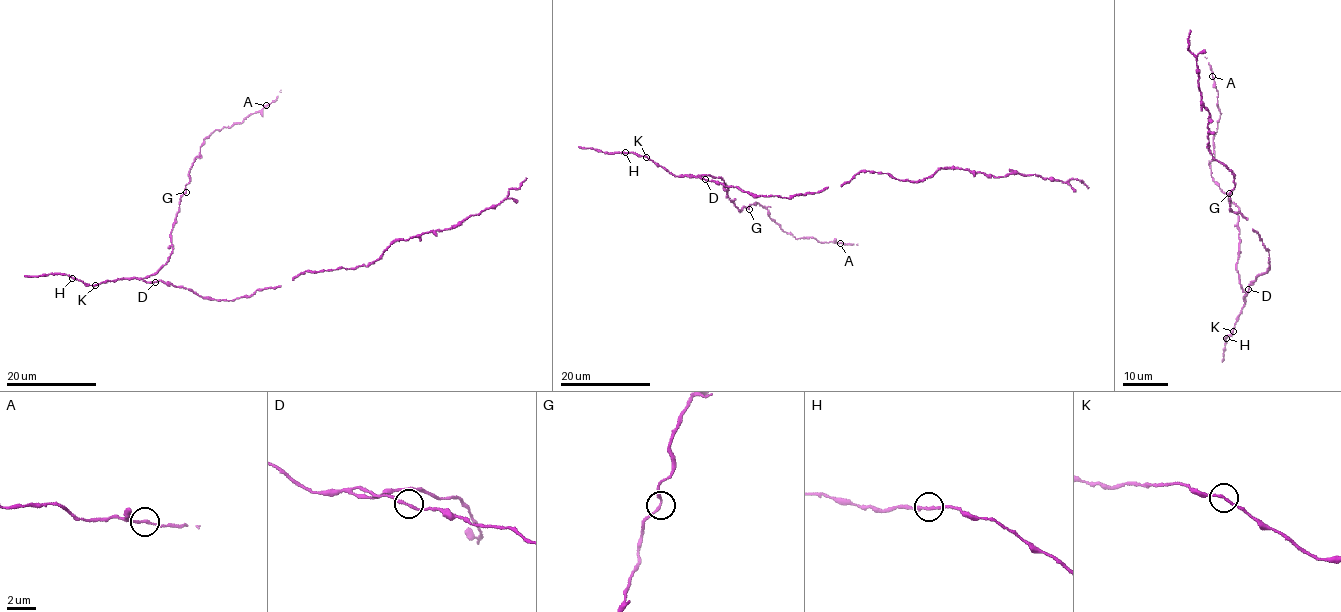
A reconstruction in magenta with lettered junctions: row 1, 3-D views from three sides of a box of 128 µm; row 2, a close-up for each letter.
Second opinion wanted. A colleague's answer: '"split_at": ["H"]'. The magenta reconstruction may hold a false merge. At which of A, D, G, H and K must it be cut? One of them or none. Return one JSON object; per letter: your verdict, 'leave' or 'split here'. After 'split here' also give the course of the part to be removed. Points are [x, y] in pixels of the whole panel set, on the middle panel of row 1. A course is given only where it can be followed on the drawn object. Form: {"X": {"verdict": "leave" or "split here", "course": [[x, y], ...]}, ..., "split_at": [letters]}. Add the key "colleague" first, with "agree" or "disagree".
{"colleague": "disagree", "A": {"verdict": "leave"}, "D": {"verdict": "leave"}, "G": {"verdict": "leave"}, "H": {"verdict": "leave"}, "K": {"verdict": "leave"}, "split_at": []}

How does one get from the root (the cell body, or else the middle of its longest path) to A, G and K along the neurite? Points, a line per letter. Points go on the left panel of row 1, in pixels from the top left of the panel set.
A: (218, 300), (143, 279), (170, 256), (170, 232), (203, 139), (266, 105)
G: (218, 300), (203, 299), (164, 281), (143, 279), (156, 274), (170, 256), (170, 232), (180, 199), (186, 192)
K: (218, 300), (203, 299), (187, 289), (164, 281), (121, 279), (95, 285)

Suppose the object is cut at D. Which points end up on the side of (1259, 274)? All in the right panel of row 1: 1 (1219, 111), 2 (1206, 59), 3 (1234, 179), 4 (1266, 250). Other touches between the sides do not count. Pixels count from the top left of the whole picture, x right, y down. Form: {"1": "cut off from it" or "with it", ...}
{"1": "cut off from it", "2": "cut off from it", "3": "with it", "4": "with it"}

